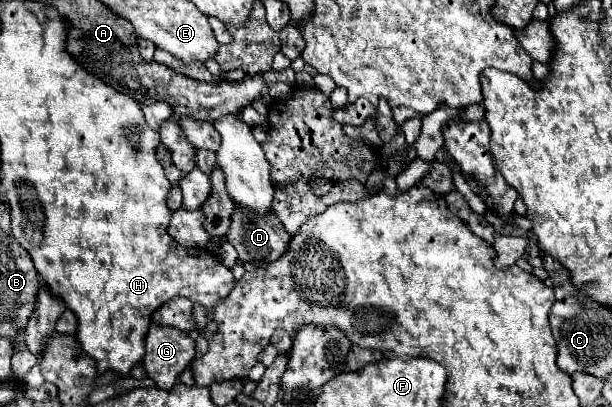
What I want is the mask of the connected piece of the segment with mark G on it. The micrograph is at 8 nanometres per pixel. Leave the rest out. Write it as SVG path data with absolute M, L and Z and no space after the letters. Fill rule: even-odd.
M151 323L145 335L143 367L161 389L169 391L175 385L177 375L193 361L193 357L195 343L187 333Z

